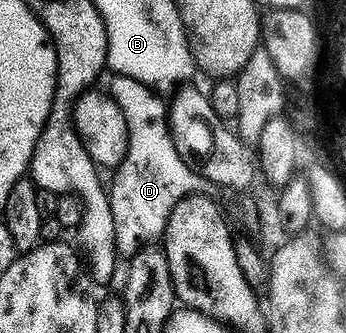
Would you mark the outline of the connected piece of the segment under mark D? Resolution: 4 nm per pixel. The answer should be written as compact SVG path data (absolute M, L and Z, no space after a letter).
M119 76L112 78L111 97L125 114L130 146L124 163L110 184L109 198L114 212L115 232L120 236L120 249L130 258L143 246L157 245L166 235L176 205L205 190L205 177L196 174L171 135L168 106L163 97L147 84Z

